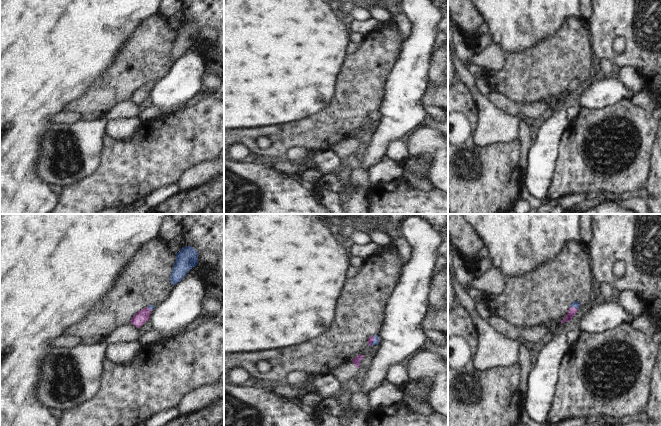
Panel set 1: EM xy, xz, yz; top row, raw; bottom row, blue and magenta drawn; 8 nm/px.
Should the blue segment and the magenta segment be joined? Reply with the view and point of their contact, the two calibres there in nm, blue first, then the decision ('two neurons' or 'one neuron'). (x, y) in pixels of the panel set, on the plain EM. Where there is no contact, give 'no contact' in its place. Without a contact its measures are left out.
contact xz (373, 117); calibres 50 and 50 nm; one neuron

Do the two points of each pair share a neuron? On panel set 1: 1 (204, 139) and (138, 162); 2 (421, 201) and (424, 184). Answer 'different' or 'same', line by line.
1: same
2: different

